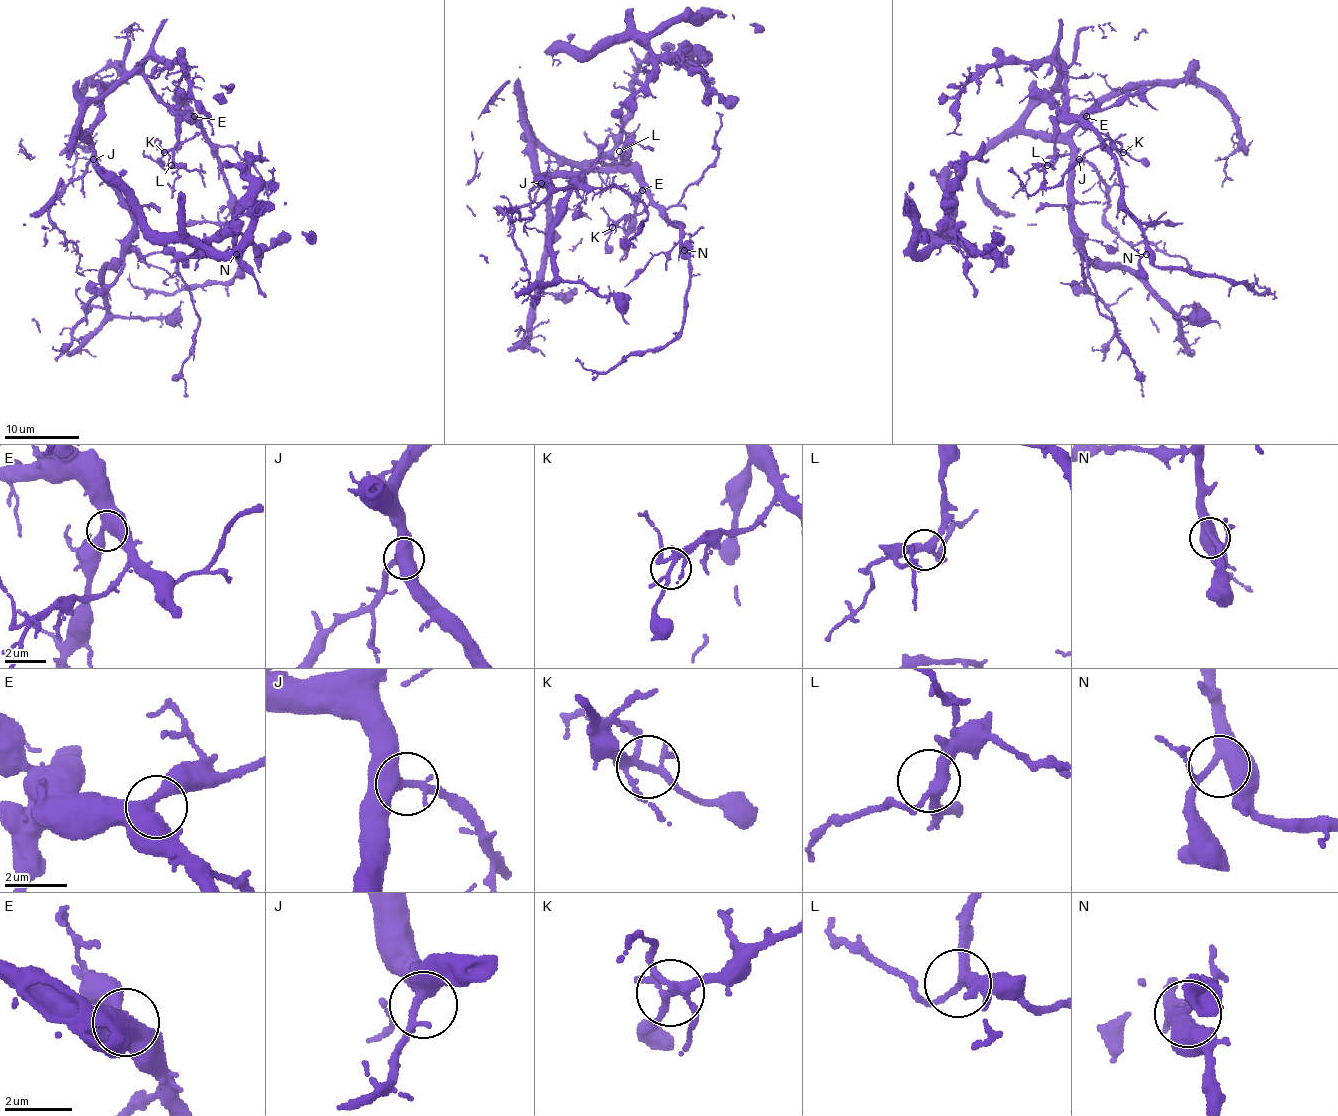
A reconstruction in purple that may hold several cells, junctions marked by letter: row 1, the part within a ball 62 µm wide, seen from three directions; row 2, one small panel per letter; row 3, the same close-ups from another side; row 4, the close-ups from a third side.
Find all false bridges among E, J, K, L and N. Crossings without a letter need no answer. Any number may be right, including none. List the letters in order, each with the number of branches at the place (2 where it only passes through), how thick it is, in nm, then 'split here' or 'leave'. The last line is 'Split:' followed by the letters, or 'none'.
E: 2 branches meet; 550 nm thick; leave
J: 4 branches meet; 380 nm thick; leave
K: 6 branches meet; 240 nm thick; leave
L: 3 branches meet; 320 nm thick; leave
N: 4 branches meet; 360 nm thick; leave
Split: none

